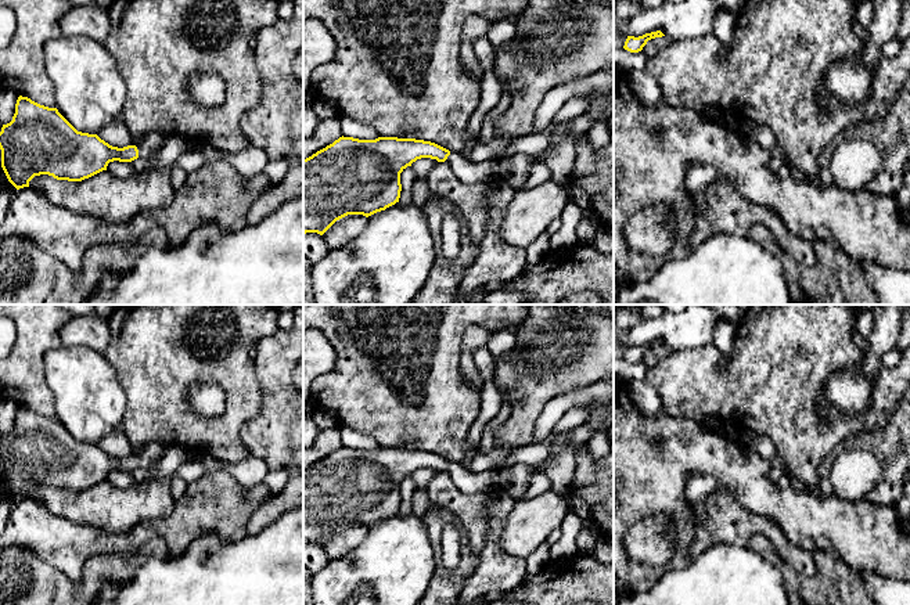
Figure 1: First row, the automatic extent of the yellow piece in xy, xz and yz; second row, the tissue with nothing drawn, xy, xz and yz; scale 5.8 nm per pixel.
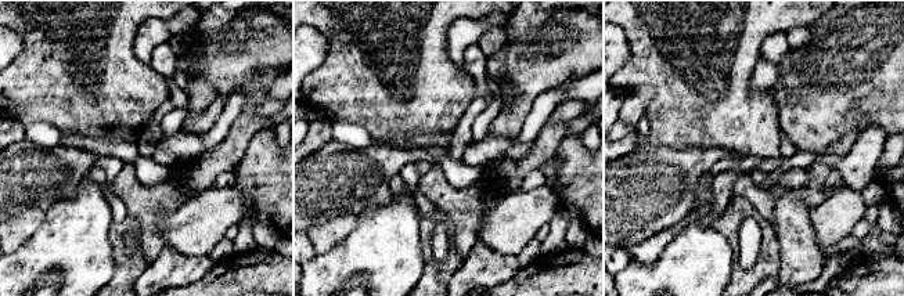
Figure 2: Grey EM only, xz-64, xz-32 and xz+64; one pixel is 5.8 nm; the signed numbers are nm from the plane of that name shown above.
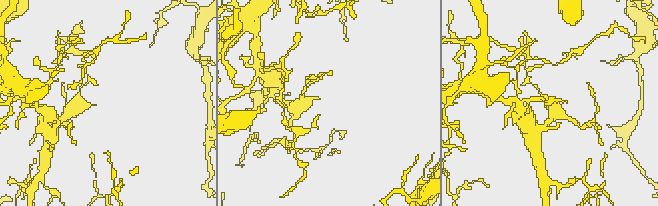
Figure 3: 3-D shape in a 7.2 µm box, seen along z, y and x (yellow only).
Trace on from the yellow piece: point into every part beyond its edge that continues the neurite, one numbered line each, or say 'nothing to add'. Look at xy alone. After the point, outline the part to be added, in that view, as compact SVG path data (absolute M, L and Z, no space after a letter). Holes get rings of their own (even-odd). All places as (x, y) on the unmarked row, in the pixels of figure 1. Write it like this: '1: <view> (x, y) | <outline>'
1: xy (153, 453) | M151 442L145 446L144 451L137 457L139 468L151 469L163 455L166 446L158 442Z

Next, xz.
1: xz (468, 482) | M450 461L446 472L450 475L456 487L464 494L492 494L500 490L500 476L494 468L483 472L472 472L461 461Z

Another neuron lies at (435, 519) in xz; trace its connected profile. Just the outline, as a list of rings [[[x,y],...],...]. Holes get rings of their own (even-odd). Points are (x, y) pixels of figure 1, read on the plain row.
[[[438,505],[435,509],[429,509],[424,515],[424,523],[428,532],[429,544],[434,551],[440,552],[440,536],[443,527],[446,525],[456,525],[457,522],[458,522],[457,516]]]

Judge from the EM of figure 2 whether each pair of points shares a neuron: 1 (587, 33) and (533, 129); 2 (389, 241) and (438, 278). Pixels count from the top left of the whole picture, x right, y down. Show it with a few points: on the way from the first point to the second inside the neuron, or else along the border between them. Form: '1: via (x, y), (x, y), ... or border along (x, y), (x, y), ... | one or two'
1: border along (558, 86), (541, 91), (530, 108) | two
2: border along (420, 235), (424, 271), (417, 281) | two

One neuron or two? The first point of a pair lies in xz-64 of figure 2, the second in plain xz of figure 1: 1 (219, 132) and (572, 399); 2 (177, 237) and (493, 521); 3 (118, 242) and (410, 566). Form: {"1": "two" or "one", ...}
{"1": "one", "2": "two", "3": "two"}

